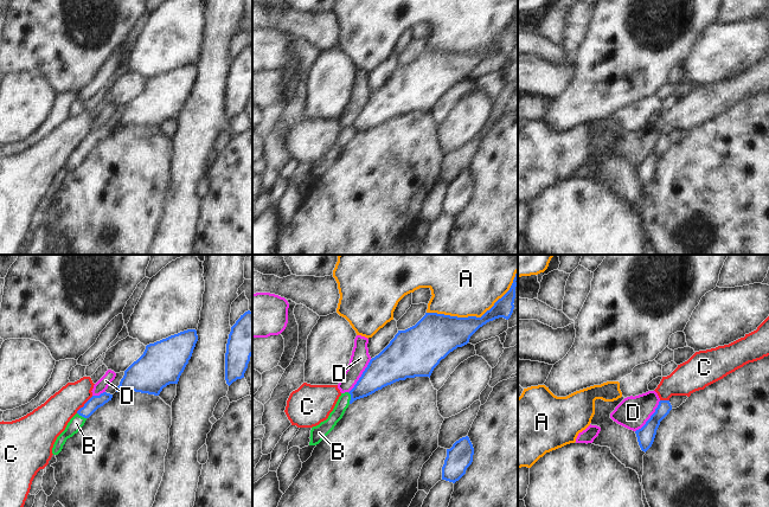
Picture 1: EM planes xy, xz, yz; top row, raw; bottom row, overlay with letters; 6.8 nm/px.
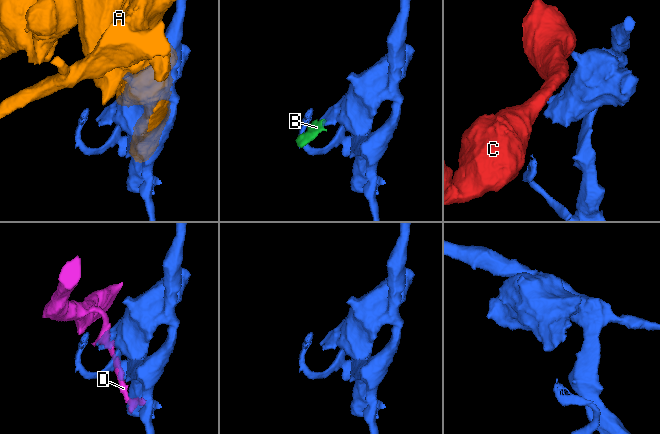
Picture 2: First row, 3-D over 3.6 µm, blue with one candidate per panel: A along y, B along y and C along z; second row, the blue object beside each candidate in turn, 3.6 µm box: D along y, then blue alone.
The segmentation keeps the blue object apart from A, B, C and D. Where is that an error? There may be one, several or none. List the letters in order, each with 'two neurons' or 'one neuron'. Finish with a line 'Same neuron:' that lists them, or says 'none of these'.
A: two neurons
B: one neuron
C: two neurons
D: two neurons
Same neuron: B

